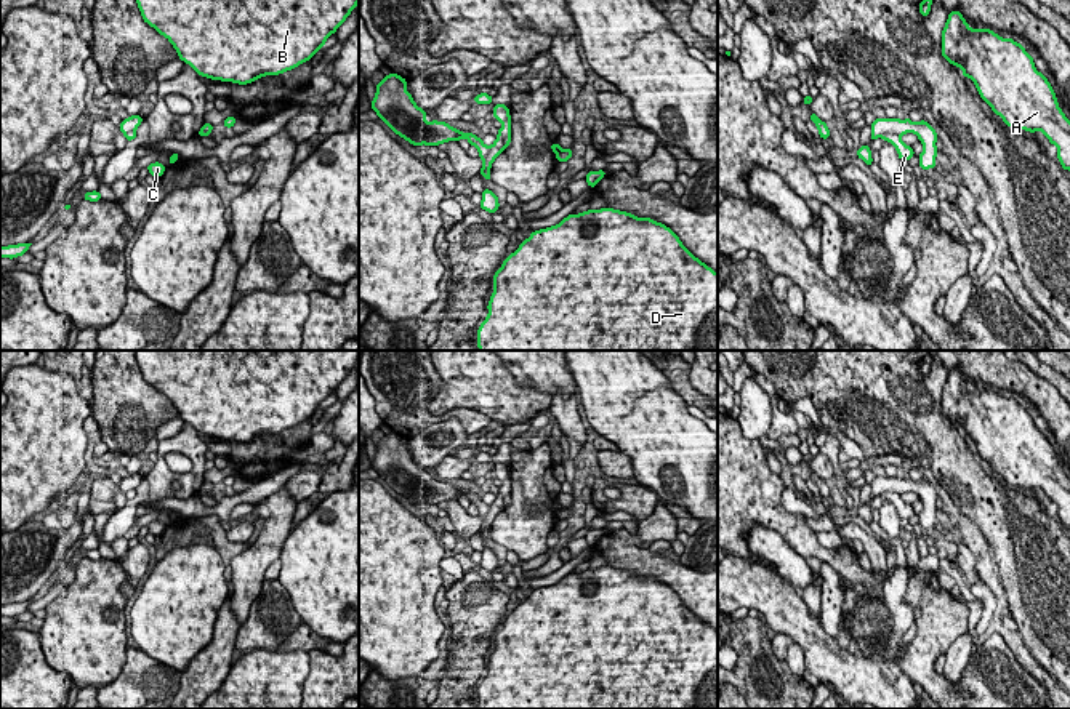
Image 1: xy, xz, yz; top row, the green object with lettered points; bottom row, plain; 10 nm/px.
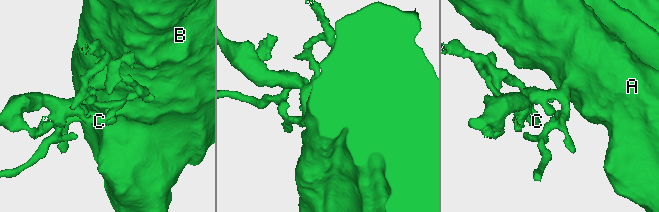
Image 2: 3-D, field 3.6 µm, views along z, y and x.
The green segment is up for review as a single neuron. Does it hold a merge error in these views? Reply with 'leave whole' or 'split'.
split

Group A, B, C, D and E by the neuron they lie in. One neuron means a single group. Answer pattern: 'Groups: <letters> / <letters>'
Groups: A B C D / E

